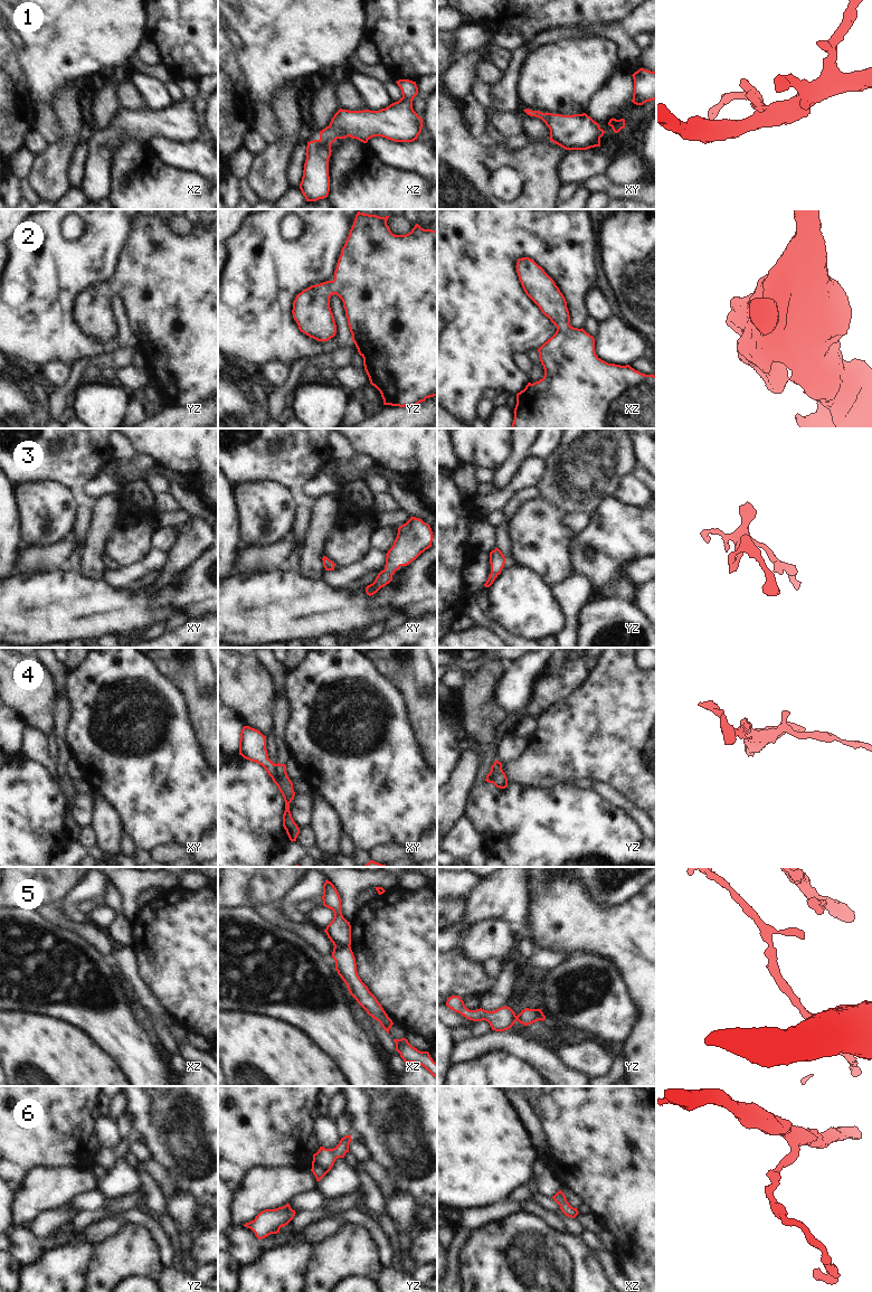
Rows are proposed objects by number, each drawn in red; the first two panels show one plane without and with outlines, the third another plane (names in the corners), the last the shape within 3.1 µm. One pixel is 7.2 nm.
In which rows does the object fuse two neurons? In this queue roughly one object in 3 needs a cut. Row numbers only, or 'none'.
4, 5

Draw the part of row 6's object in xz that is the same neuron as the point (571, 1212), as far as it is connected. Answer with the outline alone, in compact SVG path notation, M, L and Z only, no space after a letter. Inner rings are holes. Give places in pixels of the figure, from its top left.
M559 1190L552 1198L560 1206L561 1211L566 1216L575 1218L579 1214L577 1208L574 1208L569 1205L565 1194L561 1190Z

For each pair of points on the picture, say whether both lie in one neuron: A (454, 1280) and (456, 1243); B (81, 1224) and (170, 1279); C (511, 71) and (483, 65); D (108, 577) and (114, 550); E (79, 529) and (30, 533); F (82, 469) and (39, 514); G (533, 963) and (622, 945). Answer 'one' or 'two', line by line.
A: one
B: two
C: two
D: two
E: two
F: two
G: two

